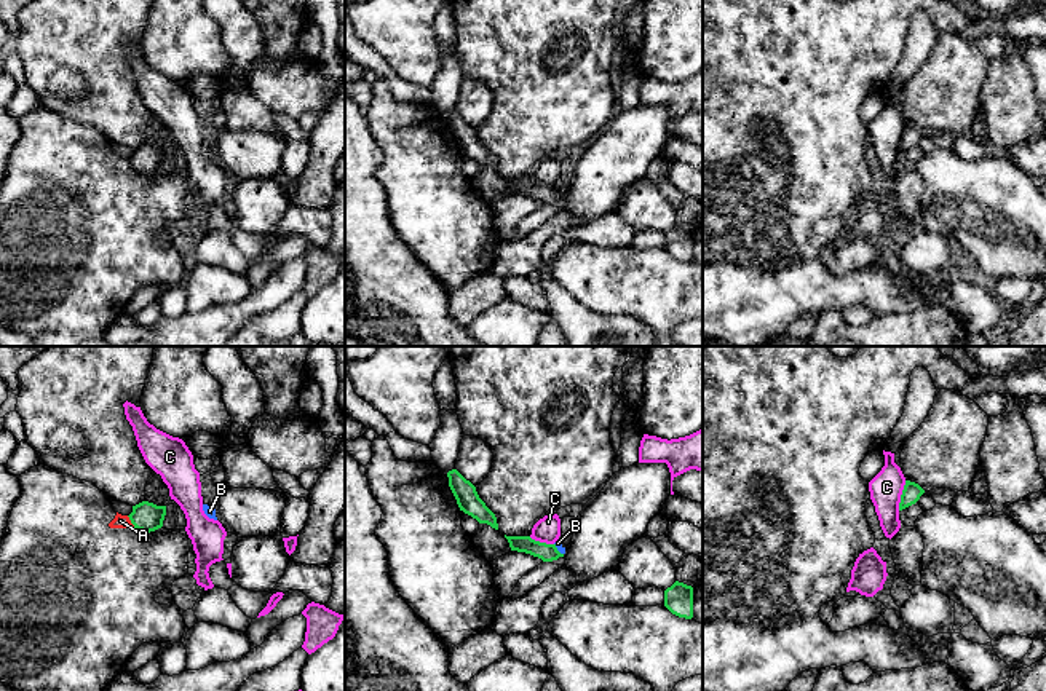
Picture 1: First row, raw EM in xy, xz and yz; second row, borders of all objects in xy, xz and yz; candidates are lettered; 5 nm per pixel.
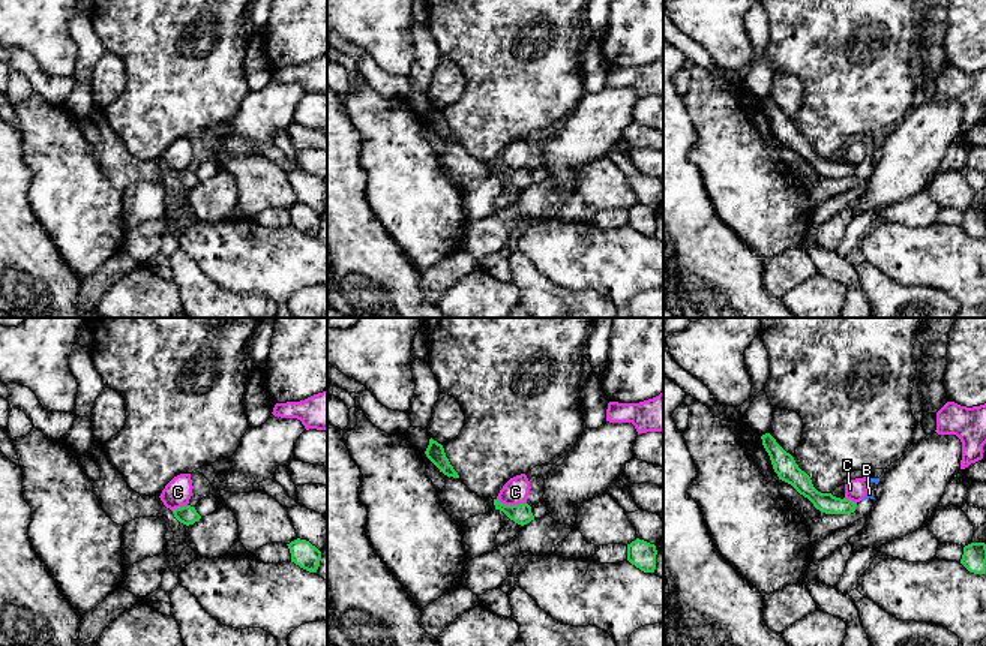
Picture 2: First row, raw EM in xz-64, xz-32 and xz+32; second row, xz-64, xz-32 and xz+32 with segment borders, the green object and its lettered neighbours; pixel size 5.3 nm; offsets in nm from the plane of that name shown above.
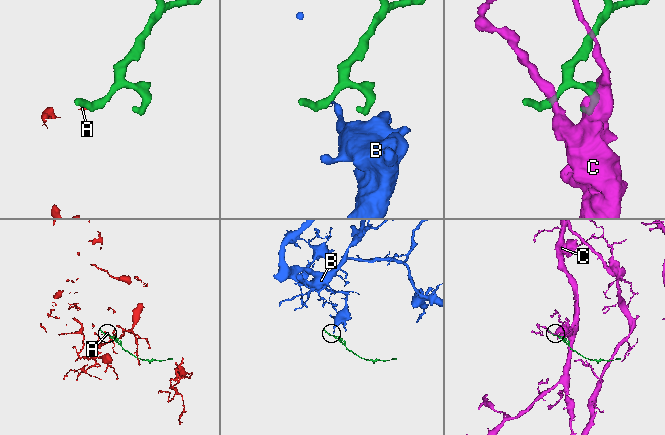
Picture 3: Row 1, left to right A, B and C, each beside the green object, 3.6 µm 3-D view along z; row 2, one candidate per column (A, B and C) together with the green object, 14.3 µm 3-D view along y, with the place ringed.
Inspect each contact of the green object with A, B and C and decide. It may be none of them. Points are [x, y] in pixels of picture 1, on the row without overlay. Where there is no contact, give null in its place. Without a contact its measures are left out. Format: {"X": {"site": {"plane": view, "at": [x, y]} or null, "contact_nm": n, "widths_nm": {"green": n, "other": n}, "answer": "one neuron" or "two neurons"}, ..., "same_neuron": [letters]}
{"A": {"site": {"plane": "xy", "at": [130, 161]}, "contact_nm": 70, "widths_nm": {"green": 150, "other": 70}, "answer": "two neurons"}, "B": {"site": {"plane": "xz", "at": [556, 192]}, "contact_nm": 80, "widths_nm": {"green": 90, "other": 40}, "answer": "two neurons"}, "C": {"site": {"plane": "yz", "at": [901, 138]}, "contact_nm": 160, "widths_nm": {"green": 90, "other": 160}, "answer": "two neurons"}, "same_neuron": []}

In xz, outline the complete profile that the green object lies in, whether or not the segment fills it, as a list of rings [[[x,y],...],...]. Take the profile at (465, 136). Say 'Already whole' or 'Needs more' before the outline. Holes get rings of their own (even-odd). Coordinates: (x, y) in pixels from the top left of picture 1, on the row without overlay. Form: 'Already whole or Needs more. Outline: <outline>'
Already whole. Outline: [[[457,112],[447,115],[449,129],[457,142],[460,153],[476,161],[479,166],[487,166],[498,172],[495,156],[479,140],[476,129],[466,123]]]

